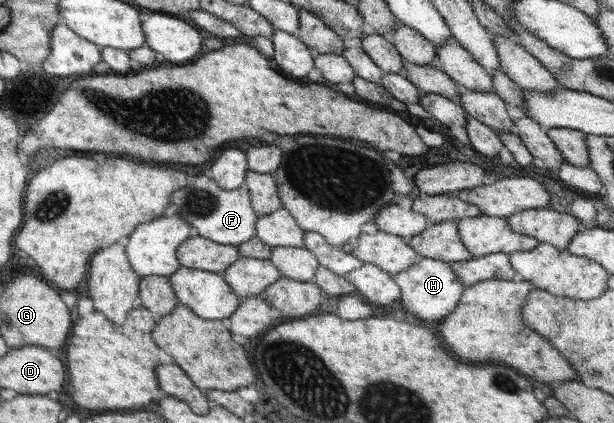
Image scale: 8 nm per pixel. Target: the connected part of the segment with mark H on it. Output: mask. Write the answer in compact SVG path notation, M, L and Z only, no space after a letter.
M423 257L414 266L407 270L394 274L395 282L399 284L400 309L406 311L406 315L416 315L424 321L436 321L444 319L459 305L465 285L460 281L455 271L452 271L451 264L438 259Z

